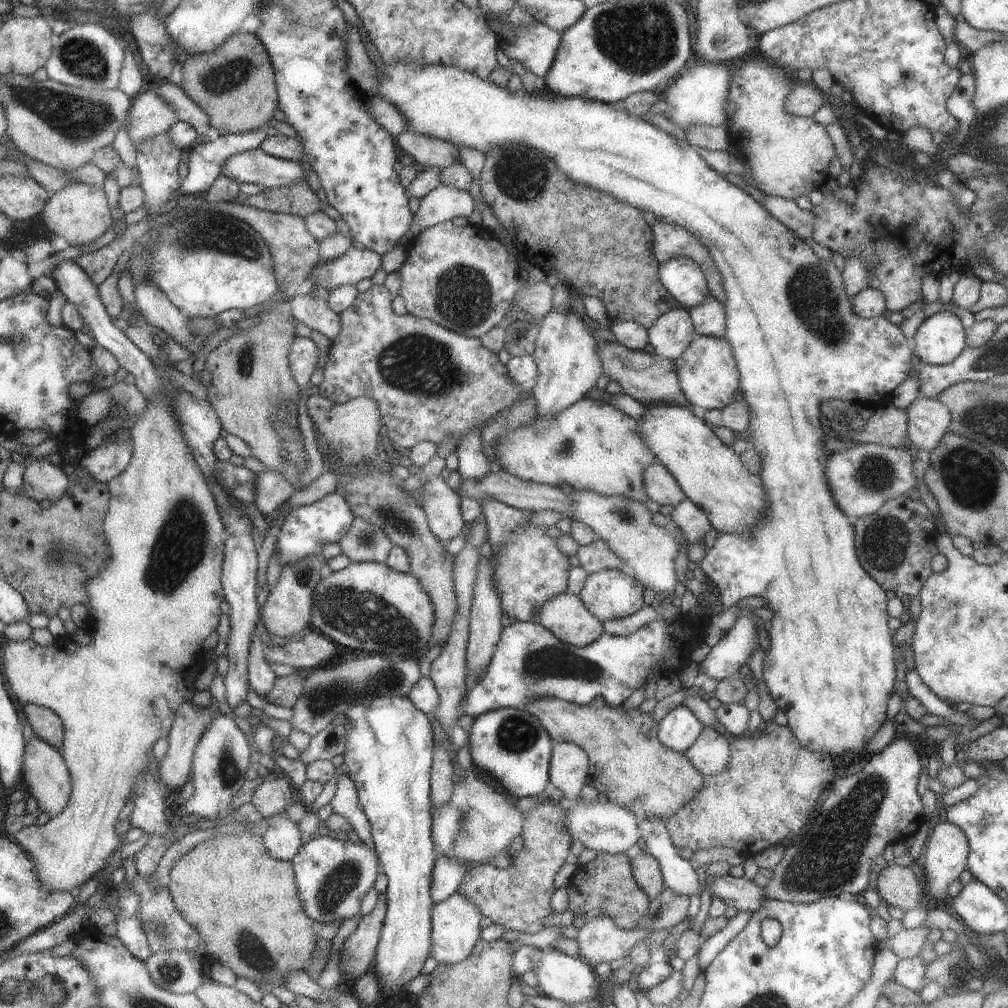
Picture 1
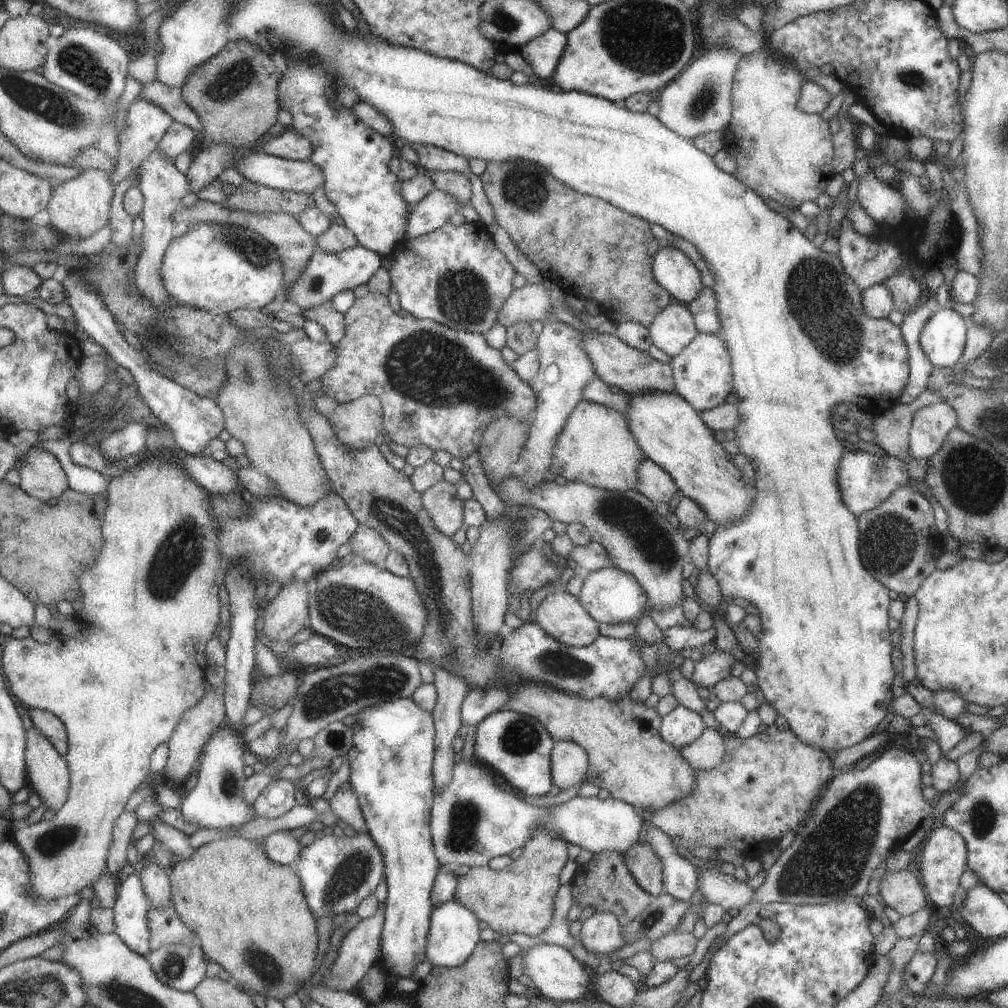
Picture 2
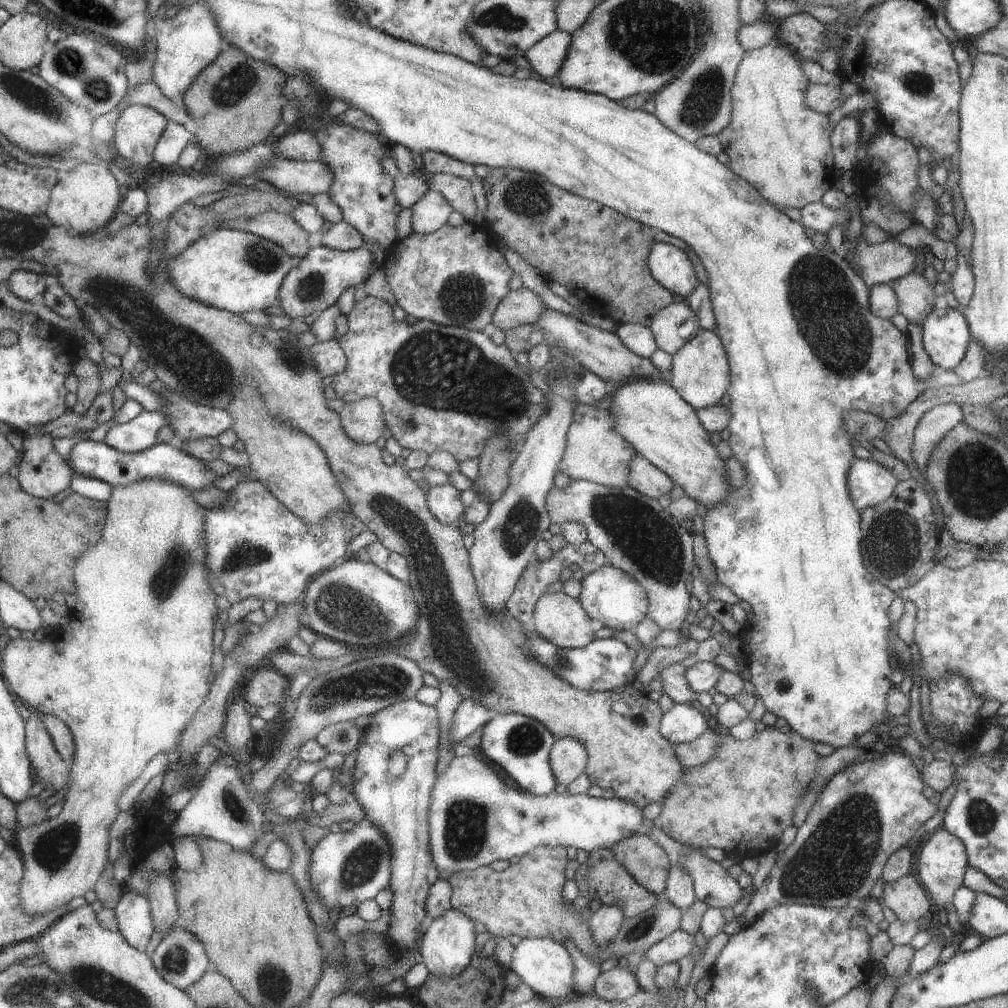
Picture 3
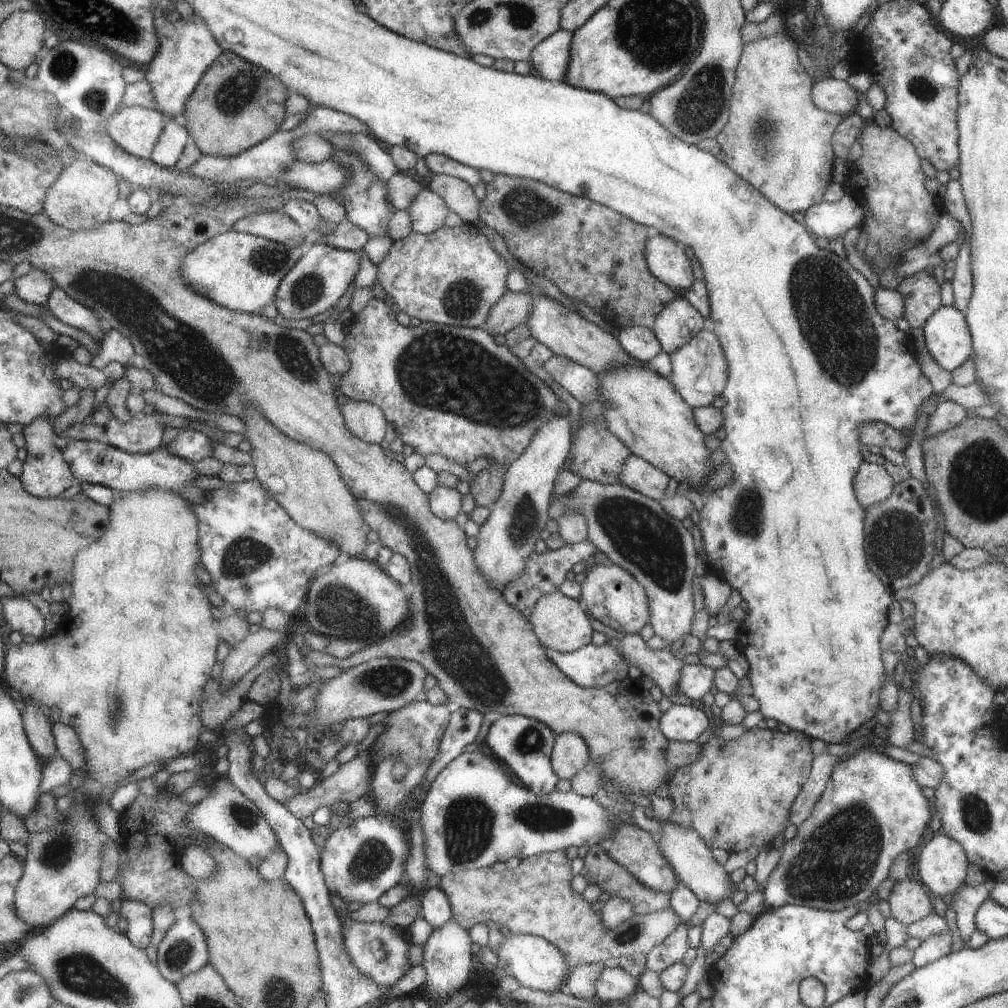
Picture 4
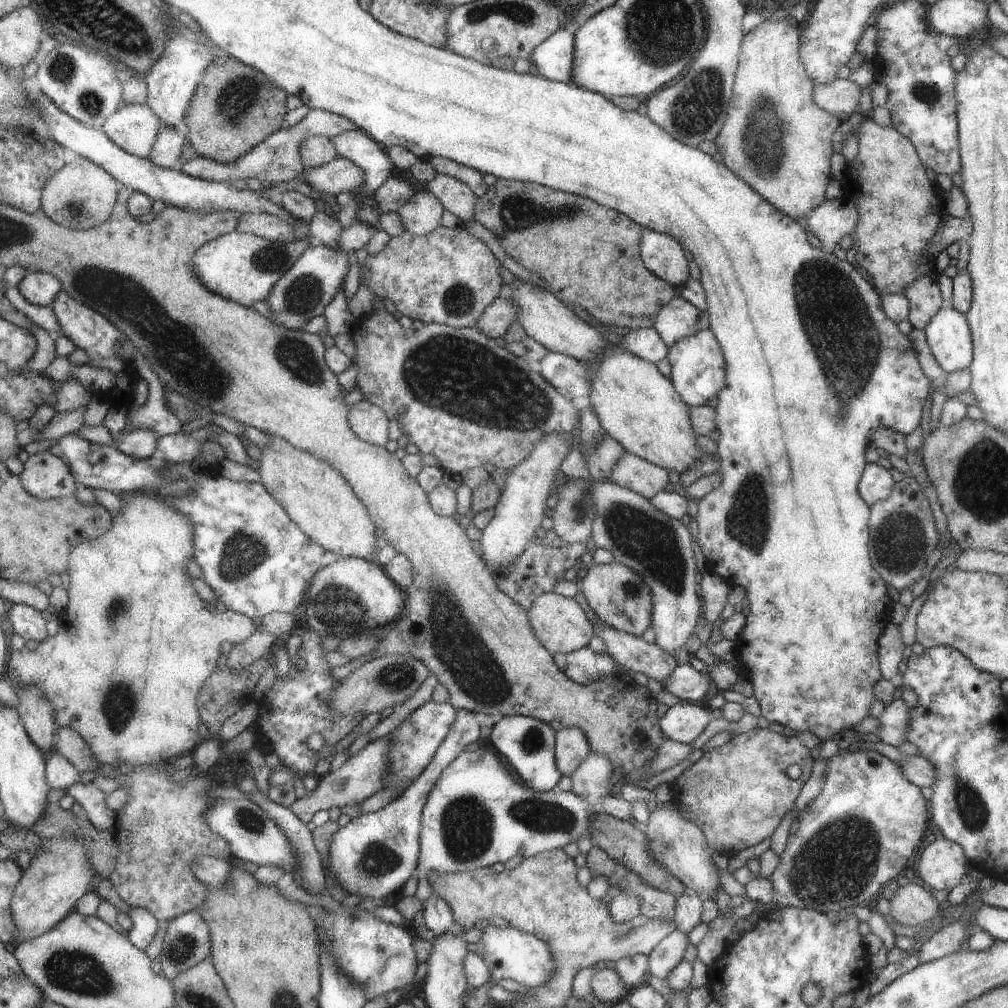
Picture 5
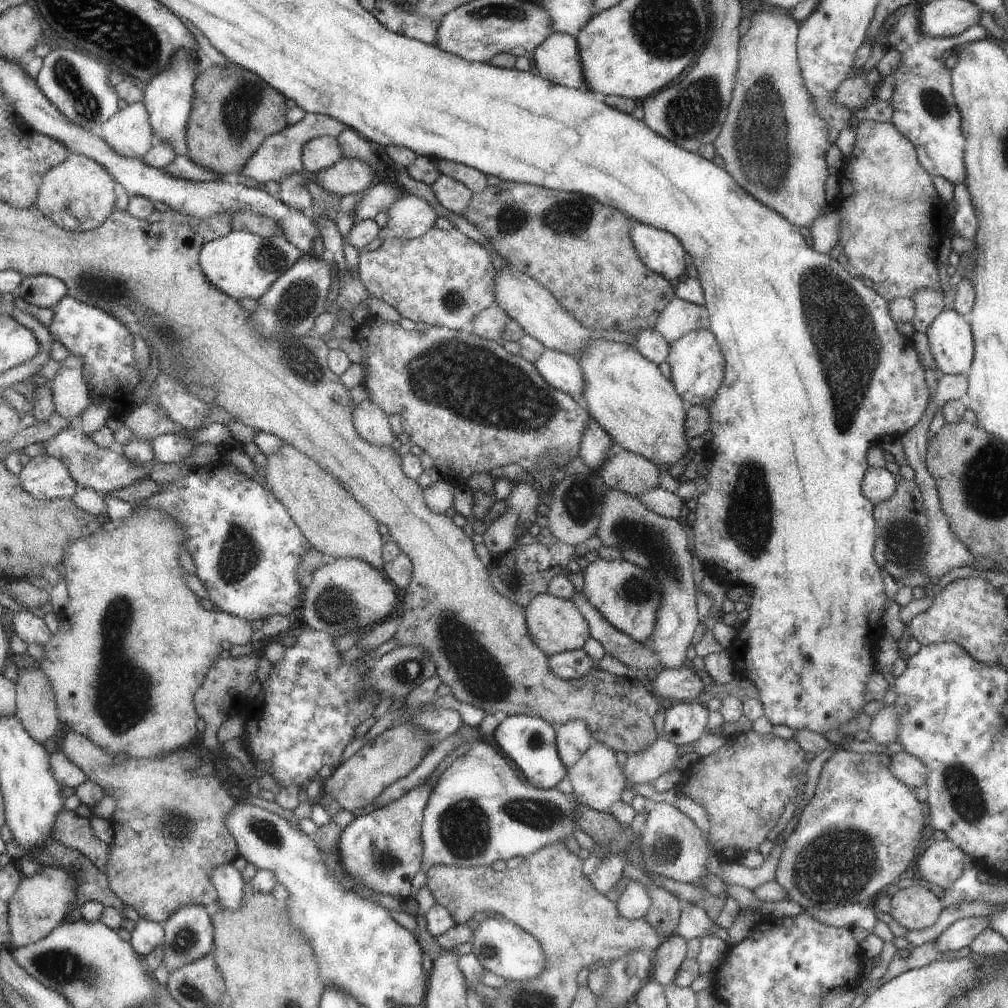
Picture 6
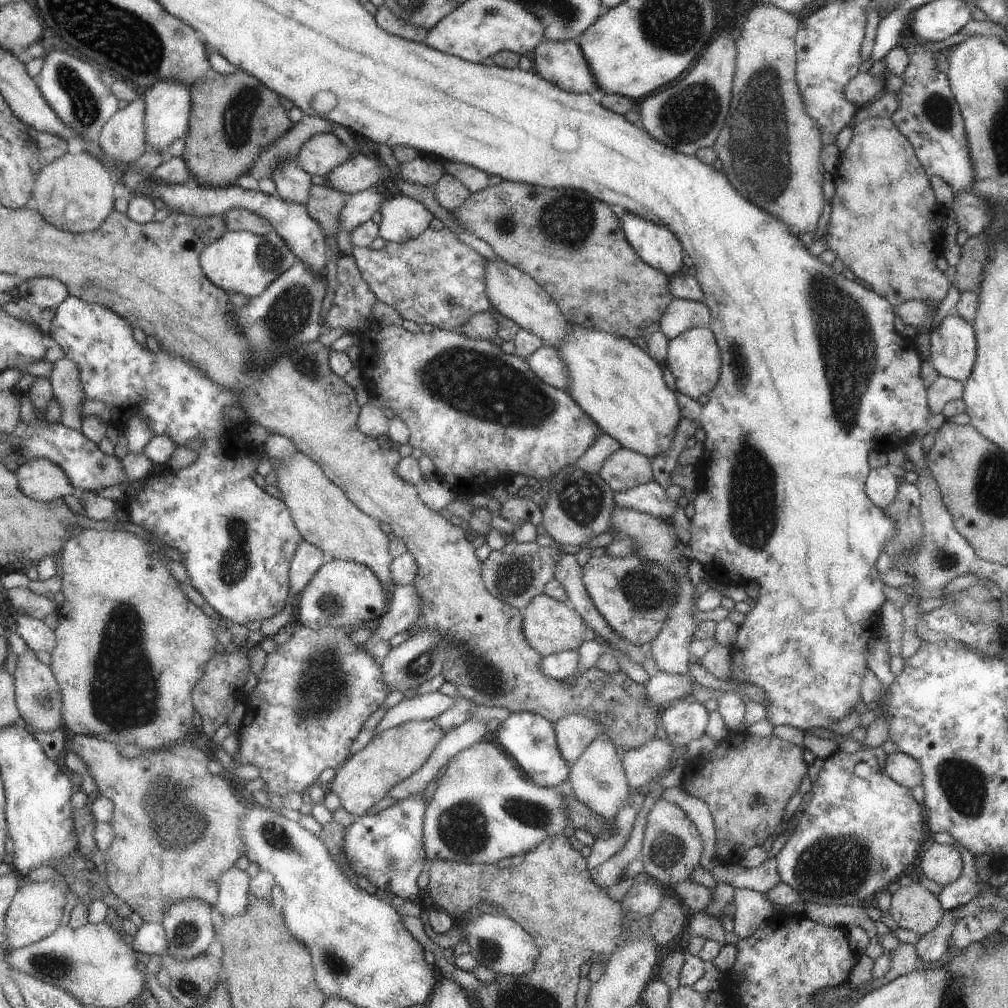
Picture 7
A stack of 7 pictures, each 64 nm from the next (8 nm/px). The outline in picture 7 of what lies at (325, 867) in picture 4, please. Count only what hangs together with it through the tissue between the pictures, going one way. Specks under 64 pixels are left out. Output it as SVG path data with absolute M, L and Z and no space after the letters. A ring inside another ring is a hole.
M422 795L397 801L393 806L389 806L375 815L367 814L356 818L345 836L345 852L347 852L347 858L355 866L355 872L367 876L370 882L378 888L389 890L406 900L420 901L426 895L426 888L419 886L419 876L425 869L427 861L424 843L424 816L428 802L423 800Z

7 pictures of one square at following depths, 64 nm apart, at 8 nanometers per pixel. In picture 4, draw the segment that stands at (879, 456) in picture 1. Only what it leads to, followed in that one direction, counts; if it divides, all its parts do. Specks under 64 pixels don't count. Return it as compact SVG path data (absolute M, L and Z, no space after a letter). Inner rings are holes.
M863 461L857 470L853 491L859 504L867 508L887 498L893 486L894 483L883 466Z

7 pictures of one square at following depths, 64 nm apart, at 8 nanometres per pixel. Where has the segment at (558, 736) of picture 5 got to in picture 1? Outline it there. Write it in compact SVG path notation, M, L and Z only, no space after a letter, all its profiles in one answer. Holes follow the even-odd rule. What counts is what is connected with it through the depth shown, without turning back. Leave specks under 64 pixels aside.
M554 742L550 753L548 783L563 793L564 804L577 801L581 788L586 784L588 761L585 752L575 744Z

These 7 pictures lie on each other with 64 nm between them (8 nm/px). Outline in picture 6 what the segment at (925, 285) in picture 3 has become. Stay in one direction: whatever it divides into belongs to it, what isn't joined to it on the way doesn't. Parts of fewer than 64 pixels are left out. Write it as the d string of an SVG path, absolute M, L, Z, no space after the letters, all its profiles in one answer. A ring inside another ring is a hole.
M920 289L912 298L915 306L913 329L918 334L926 335L927 328L943 311L943 294L932 289Z

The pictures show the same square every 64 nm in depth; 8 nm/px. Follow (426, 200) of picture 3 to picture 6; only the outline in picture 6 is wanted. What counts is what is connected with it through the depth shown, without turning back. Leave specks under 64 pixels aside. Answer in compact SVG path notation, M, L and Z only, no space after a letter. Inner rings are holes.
M408 194L391 204L386 213L388 222L379 236L384 242L395 238L410 240L421 237L435 227L439 218L429 202Z

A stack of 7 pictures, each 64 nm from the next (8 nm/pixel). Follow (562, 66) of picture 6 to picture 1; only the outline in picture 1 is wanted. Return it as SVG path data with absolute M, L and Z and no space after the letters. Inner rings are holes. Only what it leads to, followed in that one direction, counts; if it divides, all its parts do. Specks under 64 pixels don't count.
M539 22L533 27L514 29L512 33L514 38L509 41L499 41L499 47L504 51L507 58L519 62L526 70L537 76L538 81L543 81L549 72L549 68L552 68L557 48L560 48L561 34Z

